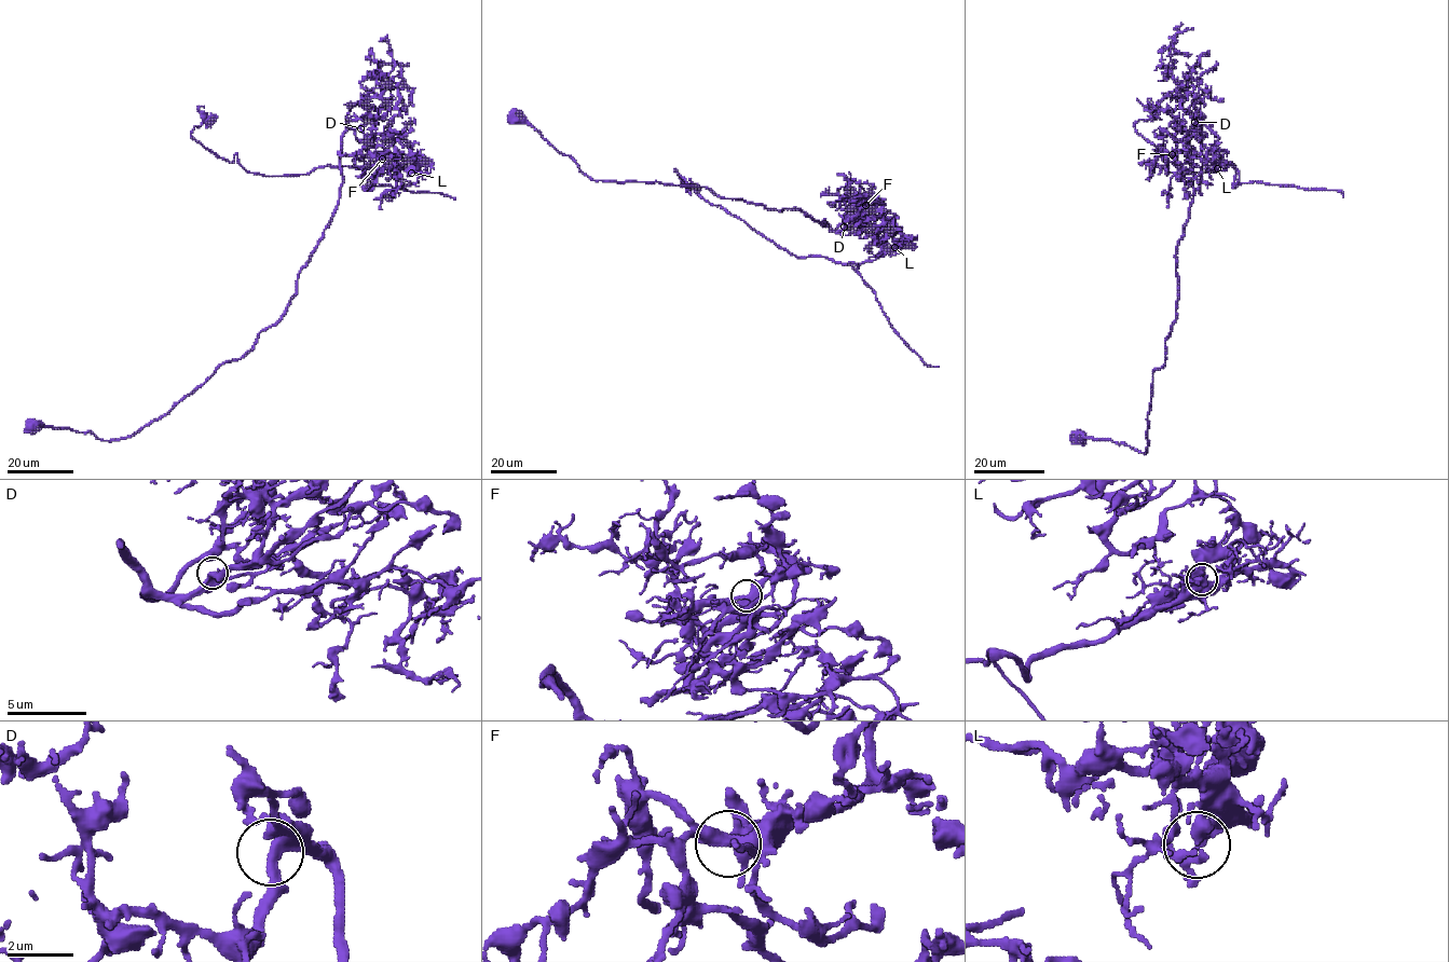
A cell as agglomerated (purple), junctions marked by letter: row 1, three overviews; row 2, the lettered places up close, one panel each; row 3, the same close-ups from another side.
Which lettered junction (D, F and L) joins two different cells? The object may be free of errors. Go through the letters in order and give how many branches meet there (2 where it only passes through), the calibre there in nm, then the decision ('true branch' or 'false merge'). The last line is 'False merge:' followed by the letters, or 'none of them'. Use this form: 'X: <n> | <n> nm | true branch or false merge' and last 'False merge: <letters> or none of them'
D: 2 | 400 nm | true branch
F: 3 | 320 nm | true branch
L: 2 | 360 nm | false merge
False merge: L

